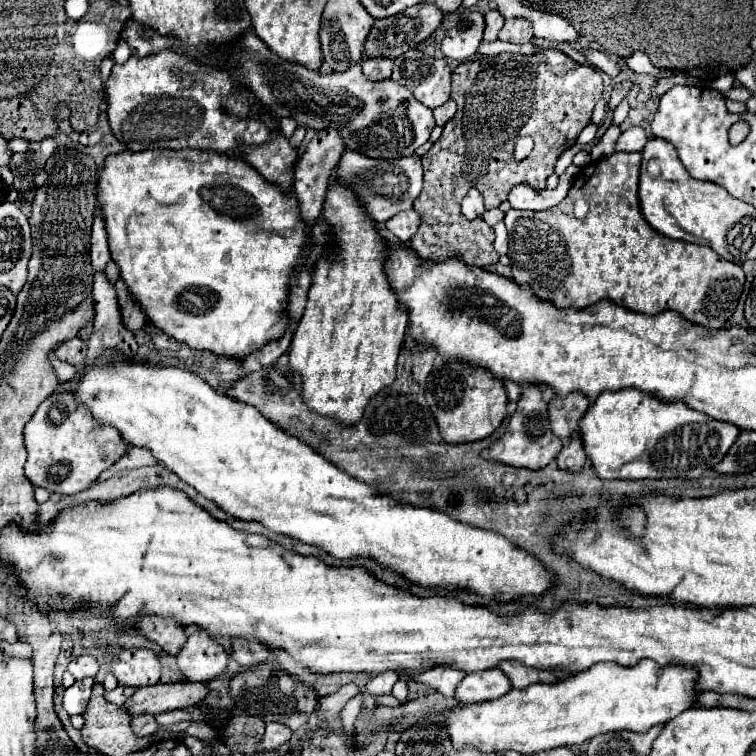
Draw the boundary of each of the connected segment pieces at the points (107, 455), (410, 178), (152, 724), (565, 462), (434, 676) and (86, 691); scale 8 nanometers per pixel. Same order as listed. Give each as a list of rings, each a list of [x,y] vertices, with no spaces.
[[[65,392],[51,394],[25,426],[25,446],[29,452],[25,476],[49,492],[79,494],[89,488],[103,470],[113,466],[129,448],[121,434],[109,426],[97,426],[73,398]]]
[[[347,148],[335,166],[333,182],[349,188],[373,220],[387,222],[397,212],[413,208],[413,202],[419,196],[421,184],[423,184],[421,158],[417,154],[413,154],[413,156],[397,158],[397,160],[371,160],[363,154]]]
[[[139,714],[131,720],[131,728],[133,728],[133,734],[135,736],[151,736],[157,732],[157,722],[155,722],[155,716],[151,714]]]
[[[575,434],[569,442],[569,446],[565,446],[559,456],[557,456],[557,464],[559,468],[563,470],[571,470],[571,472],[577,472],[583,468],[587,460],[587,454],[585,454],[585,448],[583,448],[583,442],[581,442],[581,436]]]
[[[437,666],[437,668],[433,668],[433,670],[427,670],[425,674],[419,674],[419,676],[413,678],[413,680],[423,682],[423,684],[435,688],[435,690],[441,692],[445,698],[453,698],[453,696],[455,696],[455,688],[459,686],[459,682],[461,682],[463,678],[465,678],[465,672],[461,672],[461,670],[453,670],[453,668],[441,668],[441,666]]]
[[[83,678],[65,690],[63,708],[67,710],[69,716],[85,712],[89,696],[91,696],[91,686],[93,686],[93,678]]]

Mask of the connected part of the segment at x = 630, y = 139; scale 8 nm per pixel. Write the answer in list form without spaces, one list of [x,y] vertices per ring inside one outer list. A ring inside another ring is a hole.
[[[629,128],[619,136],[615,150],[617,152],[641,152],[647,142],[649,138],[643,128]]]

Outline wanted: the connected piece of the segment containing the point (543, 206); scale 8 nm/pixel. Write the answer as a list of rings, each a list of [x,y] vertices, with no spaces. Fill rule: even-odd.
[[[571,164],[565,174],[559,178],[557,188],[555,190],[533,190],[527,184],[519,184],[509,192],[509,204],[511,208],[521,208],[521,210],[547,210],[551,206],[555,206],[557,202],[561,202],[572,186],[574,177],[579,172],[580,168]]]

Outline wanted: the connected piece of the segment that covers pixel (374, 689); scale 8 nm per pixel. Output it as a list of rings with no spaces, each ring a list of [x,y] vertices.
[[[379,674],[379,676],[373,676],[369,678],[367,682],[367,694],[371,696],[379,696],[379,694],[391,694],[391,688],[393,684],[399,680],[399,676],[395,674]]]

